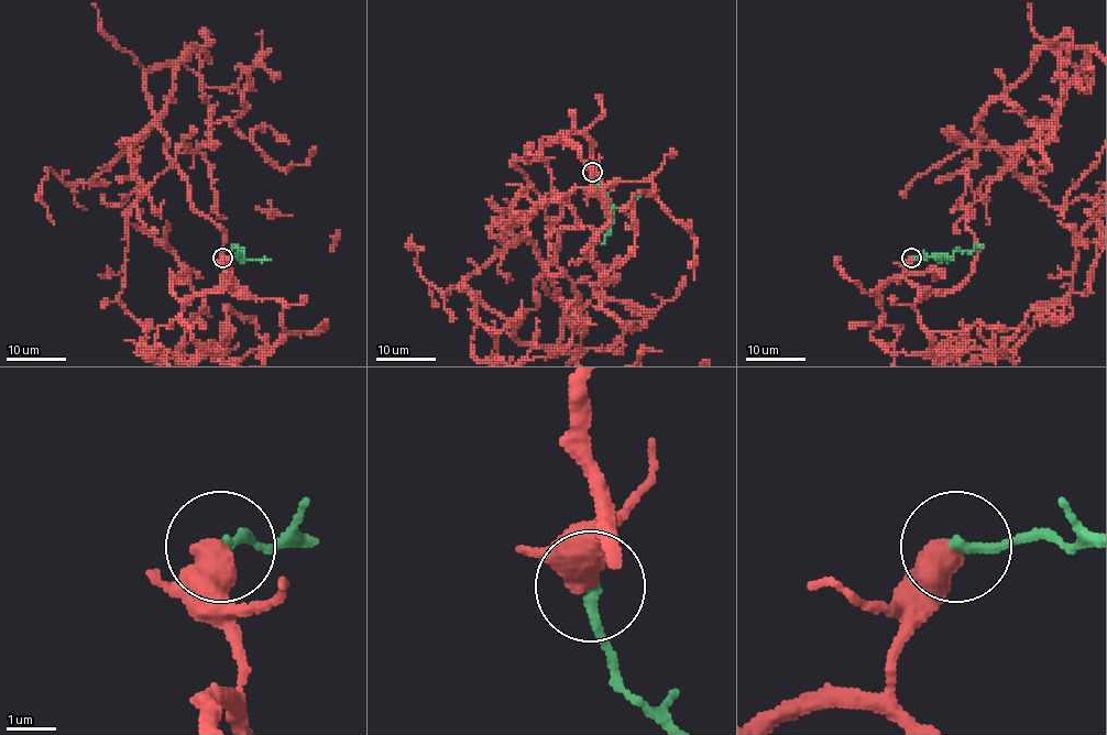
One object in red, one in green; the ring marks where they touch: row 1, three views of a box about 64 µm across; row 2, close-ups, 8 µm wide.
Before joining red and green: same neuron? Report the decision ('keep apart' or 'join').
keep apart

